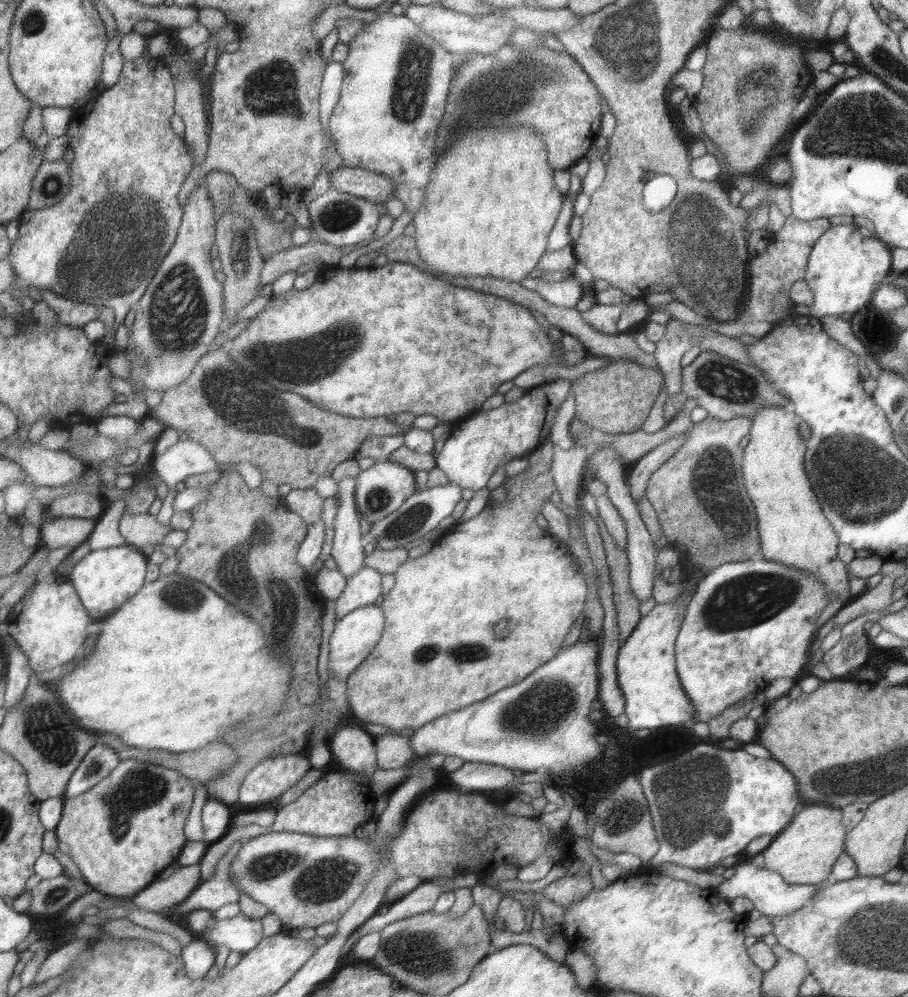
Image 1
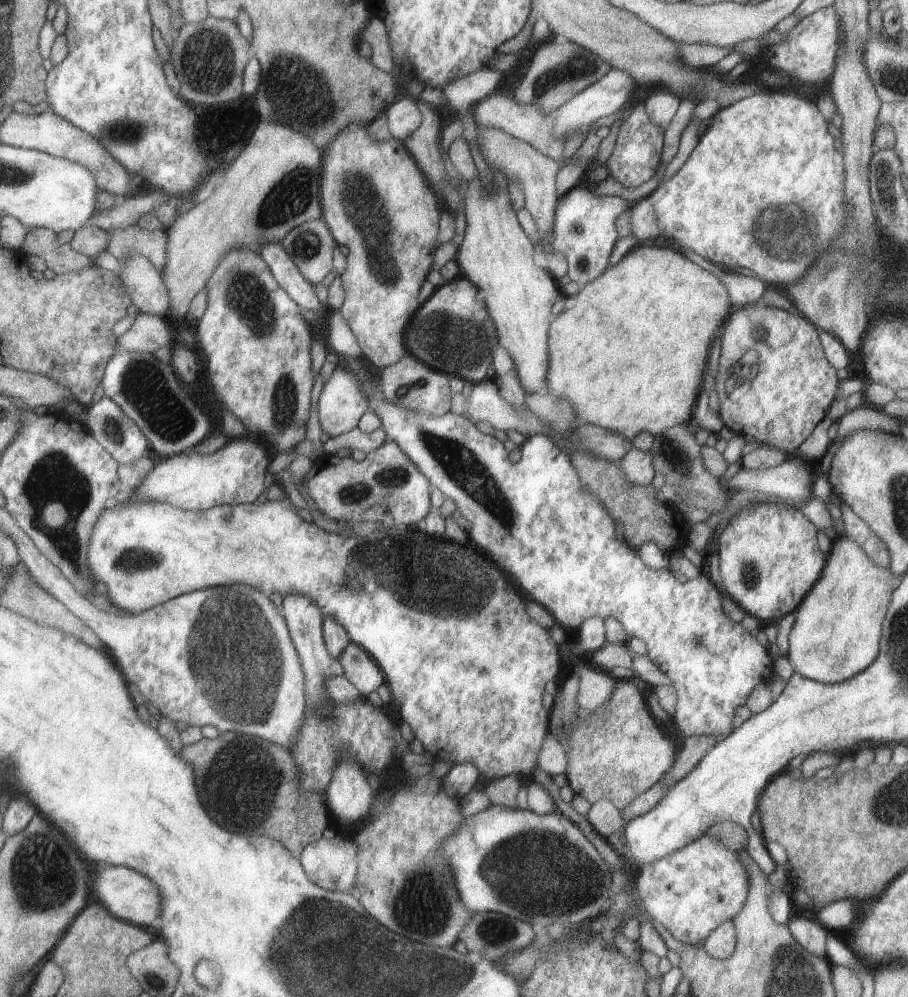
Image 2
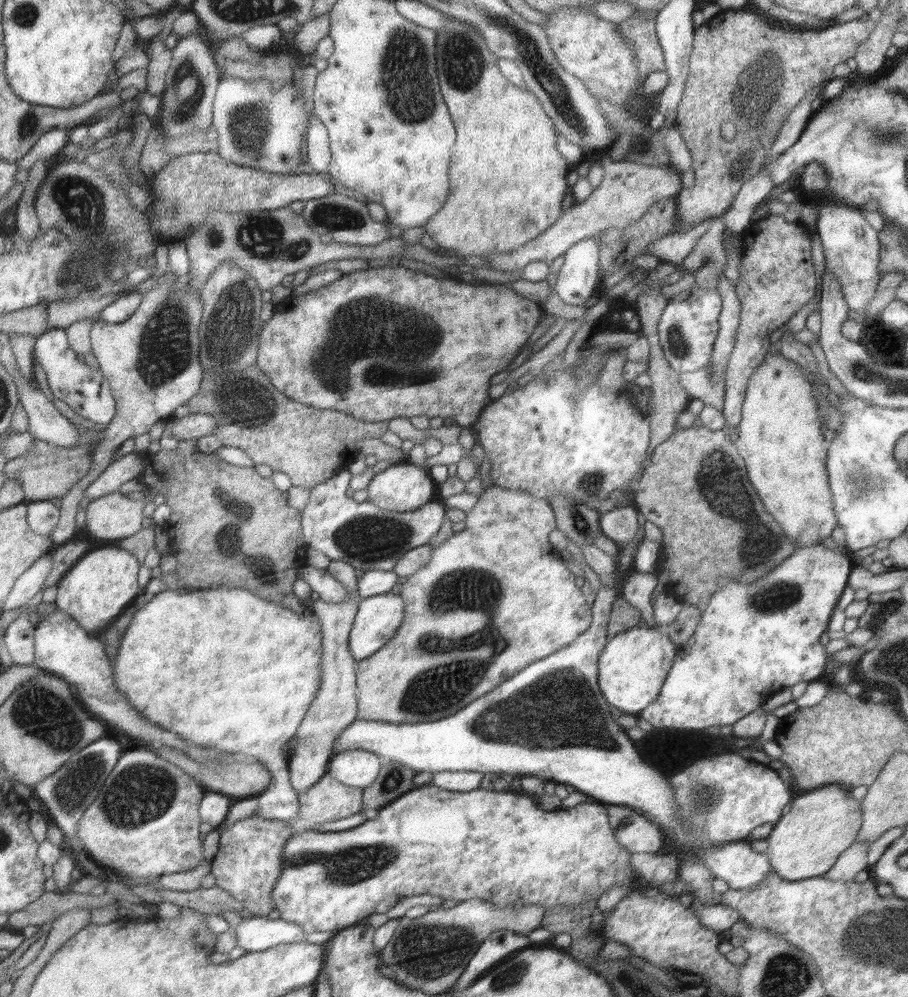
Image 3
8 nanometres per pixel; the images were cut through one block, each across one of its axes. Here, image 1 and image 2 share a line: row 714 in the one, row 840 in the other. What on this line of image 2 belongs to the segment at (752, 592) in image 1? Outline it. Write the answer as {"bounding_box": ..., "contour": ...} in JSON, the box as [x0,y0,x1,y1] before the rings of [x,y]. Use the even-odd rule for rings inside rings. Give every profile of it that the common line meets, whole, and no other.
{"bounding_box":[634,834,749,945],"contour":[[[706,834],[675,850],[664,858],[645,864],[634,878],[647,913],[652,921],[660,921],[676,940],[695,945],[706,938],[719,924],[730,921],[747,901],[749,887],[747,870],[737,853],[730,852],[716,838]]]}

